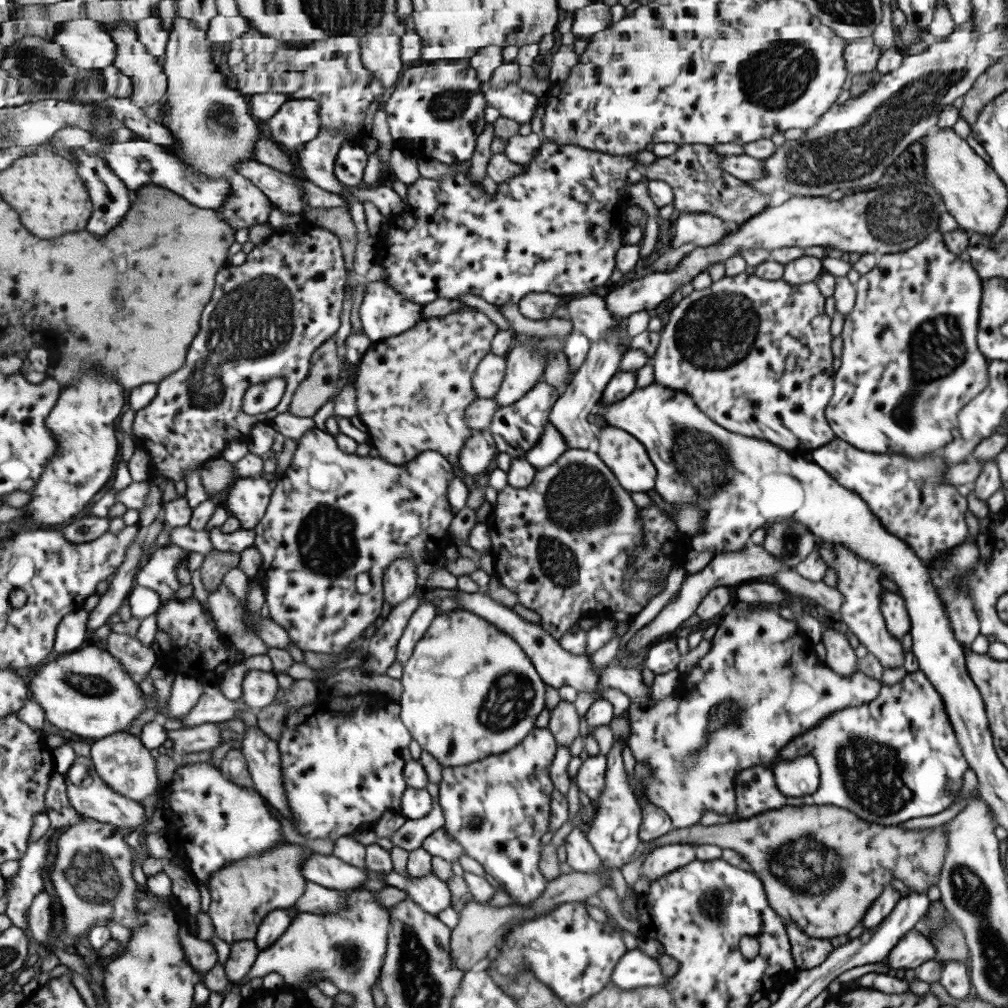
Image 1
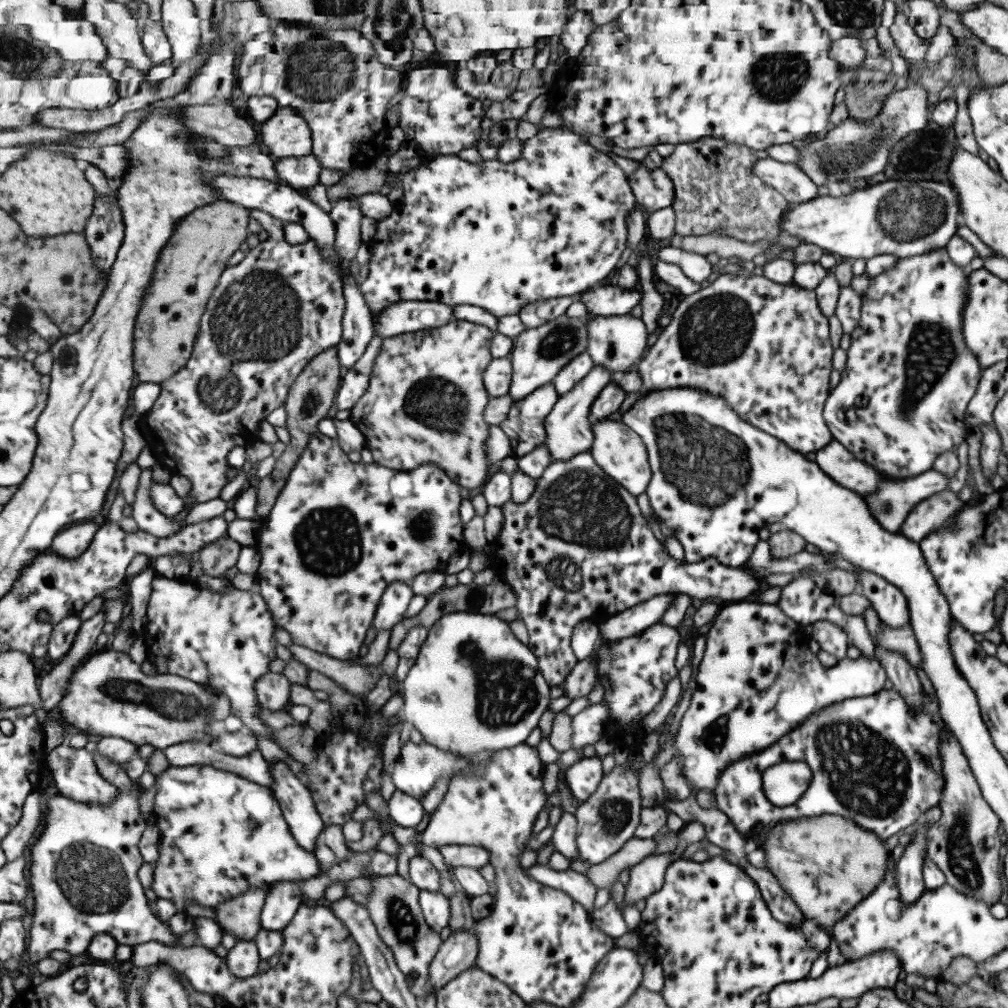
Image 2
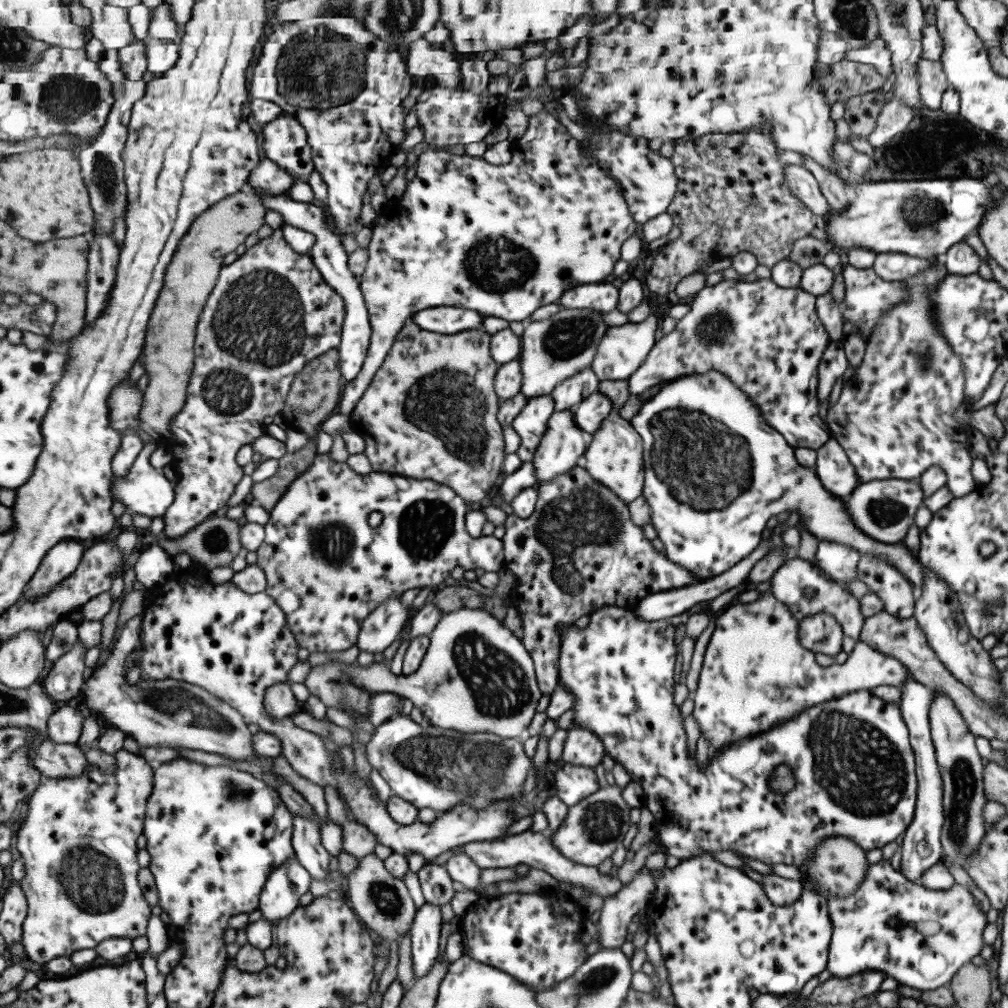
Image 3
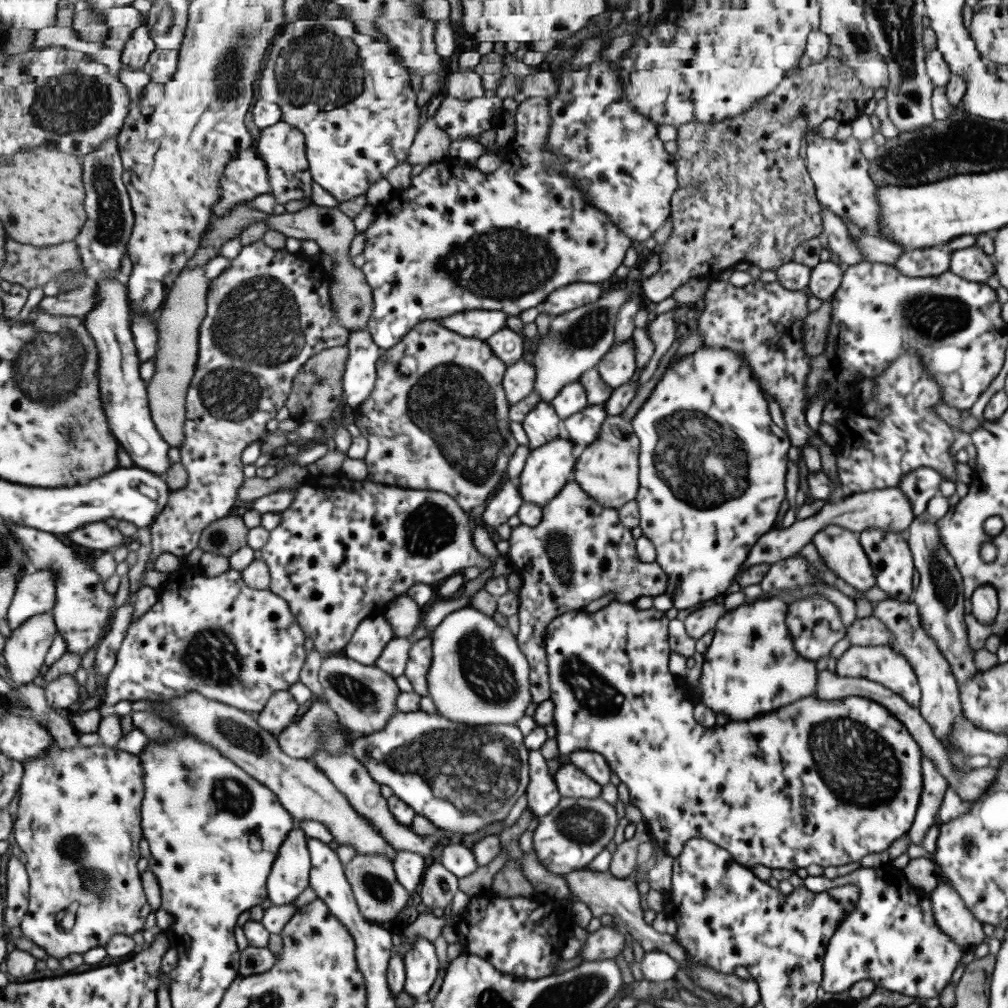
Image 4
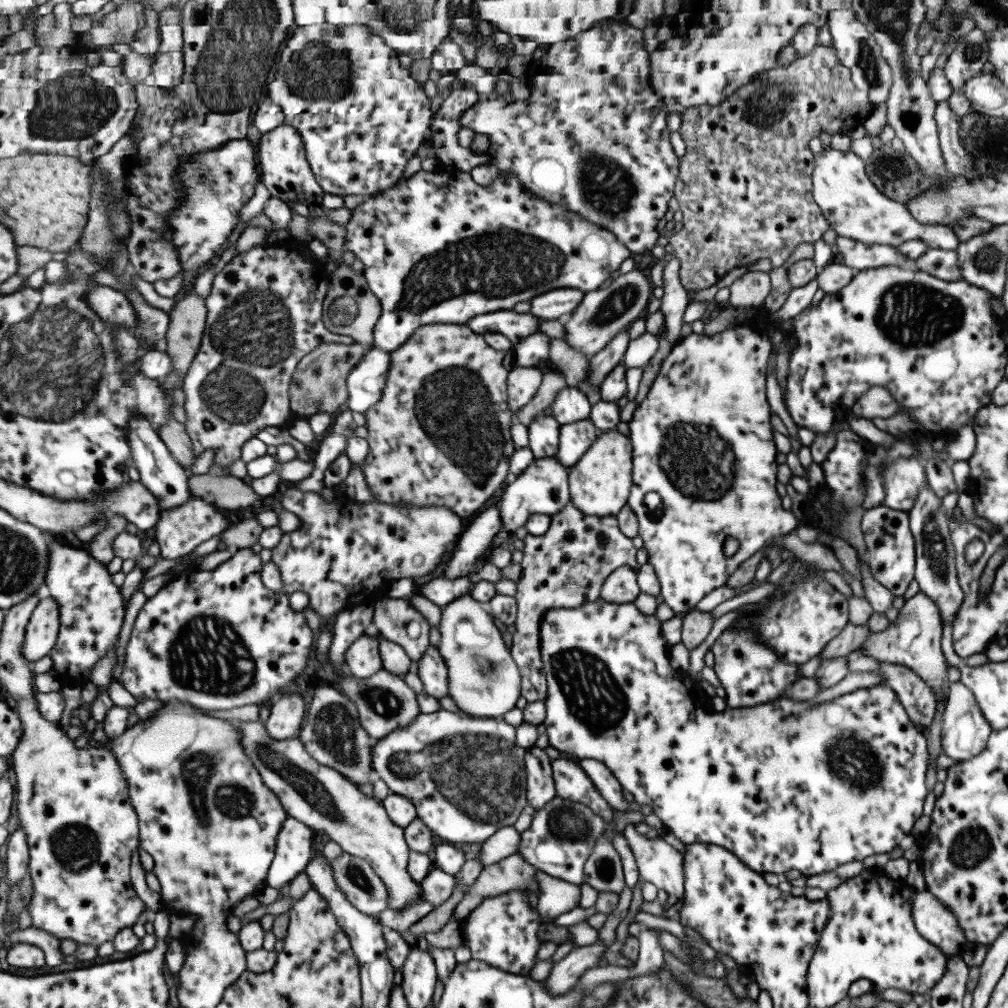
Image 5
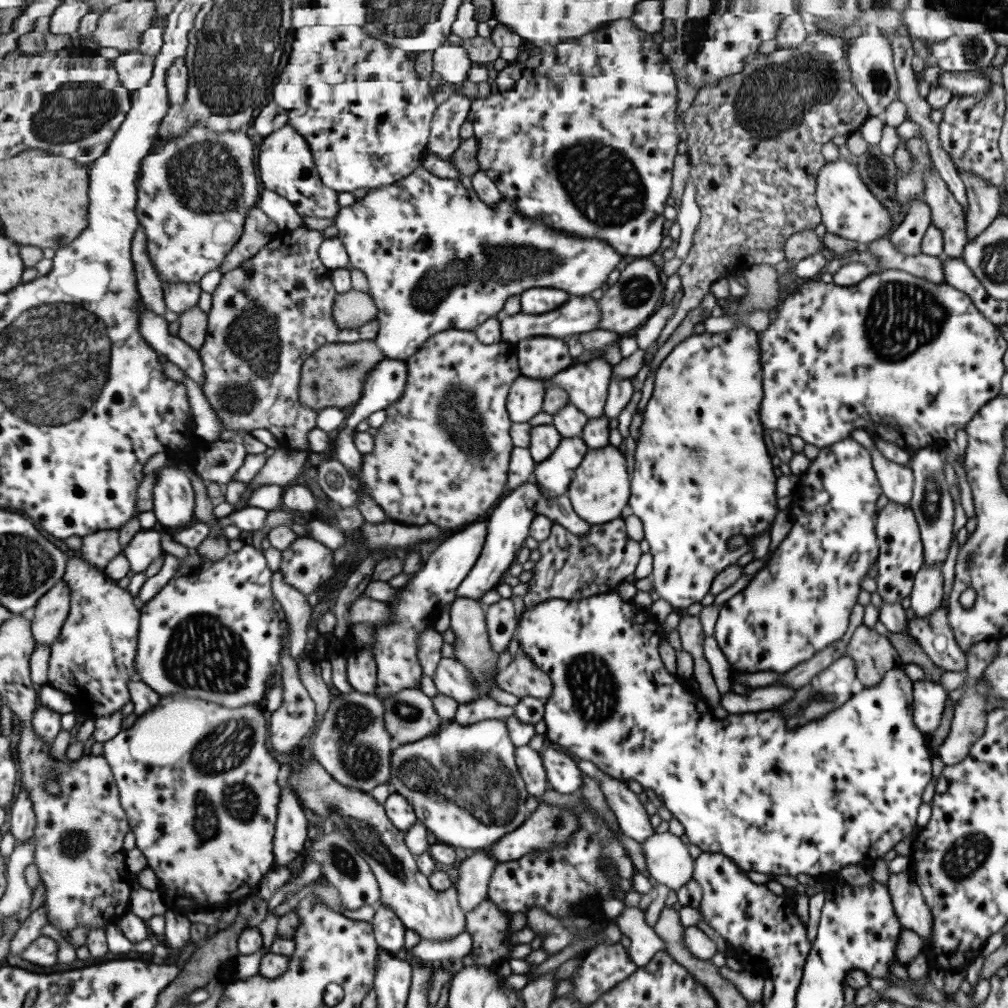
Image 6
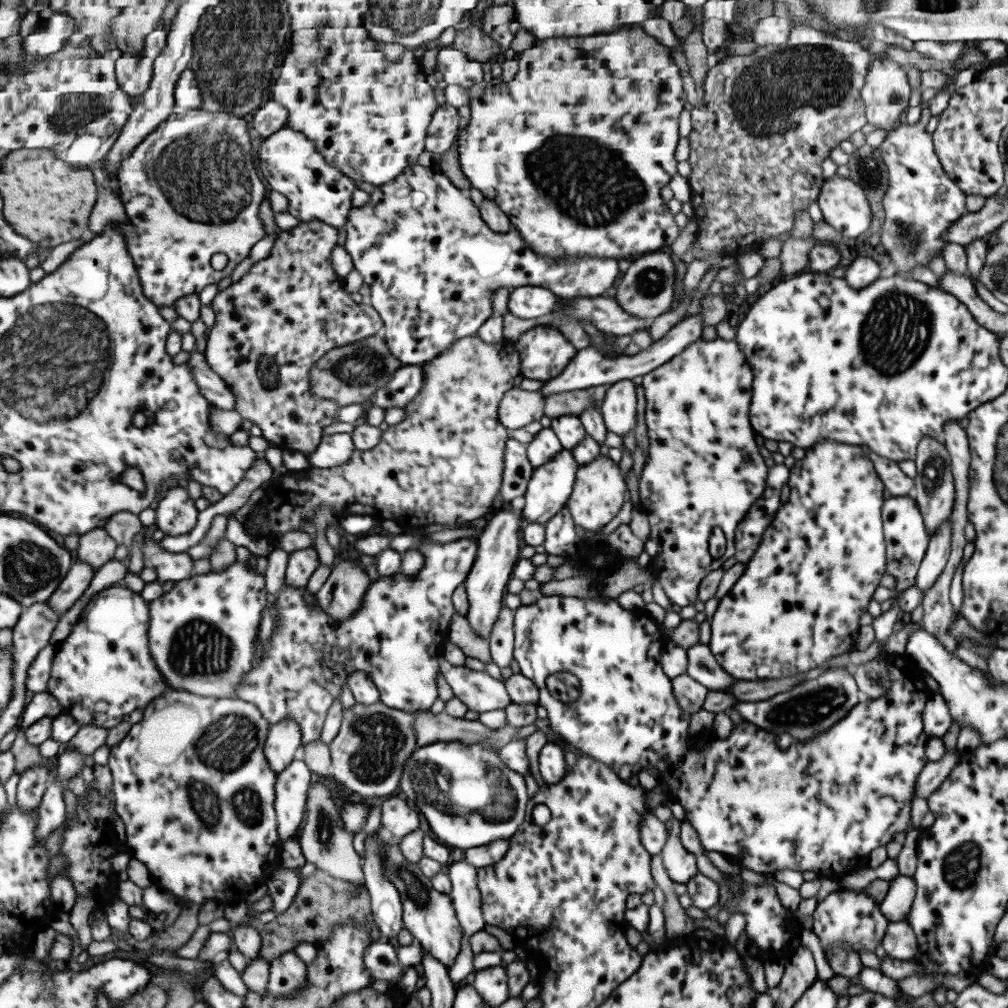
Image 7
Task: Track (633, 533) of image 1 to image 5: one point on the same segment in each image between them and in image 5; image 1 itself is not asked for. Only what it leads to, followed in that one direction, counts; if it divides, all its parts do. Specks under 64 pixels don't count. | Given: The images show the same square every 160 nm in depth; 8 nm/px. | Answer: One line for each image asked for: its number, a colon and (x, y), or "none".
2: (578, 548)
3: (578, 551)
4: (579, 552)
5: (566, 566)

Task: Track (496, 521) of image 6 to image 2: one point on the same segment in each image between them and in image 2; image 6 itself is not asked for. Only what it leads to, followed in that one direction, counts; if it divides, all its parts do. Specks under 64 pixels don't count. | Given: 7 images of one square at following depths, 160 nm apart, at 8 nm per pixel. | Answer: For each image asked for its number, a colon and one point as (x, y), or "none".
2: (568, 431)
3: (561, 448)
4: (547, 469)
5: (542, 489)

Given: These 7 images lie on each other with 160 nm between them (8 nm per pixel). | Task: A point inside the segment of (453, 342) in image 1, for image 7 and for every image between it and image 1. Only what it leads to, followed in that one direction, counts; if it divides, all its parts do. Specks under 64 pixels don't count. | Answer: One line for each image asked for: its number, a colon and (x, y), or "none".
2: (425, 405)
3: (431, 412)
4: (438, 418)
5: (441, 435)
6: (442, 456)
7: (443, 464)

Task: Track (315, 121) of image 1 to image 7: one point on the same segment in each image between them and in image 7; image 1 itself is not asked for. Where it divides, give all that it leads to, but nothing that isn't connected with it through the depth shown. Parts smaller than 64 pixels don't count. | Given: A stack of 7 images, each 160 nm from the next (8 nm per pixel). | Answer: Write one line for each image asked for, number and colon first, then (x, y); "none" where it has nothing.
2: (286, 134)
3: (285, 140)
4: (283, 146)
5: (287, 173)
6: (286, 161)
7: (317, 191)

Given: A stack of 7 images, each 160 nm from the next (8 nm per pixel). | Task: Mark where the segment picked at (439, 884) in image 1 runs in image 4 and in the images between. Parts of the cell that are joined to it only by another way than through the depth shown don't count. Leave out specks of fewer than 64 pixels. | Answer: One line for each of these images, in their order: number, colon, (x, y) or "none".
2: (437, 909)
3: (426, 933)
4: (422, 964)

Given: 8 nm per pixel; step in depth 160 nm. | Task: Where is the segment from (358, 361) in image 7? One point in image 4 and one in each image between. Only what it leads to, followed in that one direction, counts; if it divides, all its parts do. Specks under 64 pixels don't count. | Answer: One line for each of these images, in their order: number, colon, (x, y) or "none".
4: (318, 389)
5: (320, 384)
6: (334, 376)

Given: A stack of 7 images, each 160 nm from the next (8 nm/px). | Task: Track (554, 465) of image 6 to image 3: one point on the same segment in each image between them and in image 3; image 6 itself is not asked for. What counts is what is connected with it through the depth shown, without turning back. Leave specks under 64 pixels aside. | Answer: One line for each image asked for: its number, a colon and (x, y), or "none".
3: (588, 414)
4: (581, 428)
5: (575, 438)

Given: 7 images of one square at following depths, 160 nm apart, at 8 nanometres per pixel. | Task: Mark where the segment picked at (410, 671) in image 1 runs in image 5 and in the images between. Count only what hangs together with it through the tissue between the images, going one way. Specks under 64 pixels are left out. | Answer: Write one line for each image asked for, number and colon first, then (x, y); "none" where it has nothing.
2: (472, 668)
3: (476, 676)
4: (479, 676)
5: (484, 678)

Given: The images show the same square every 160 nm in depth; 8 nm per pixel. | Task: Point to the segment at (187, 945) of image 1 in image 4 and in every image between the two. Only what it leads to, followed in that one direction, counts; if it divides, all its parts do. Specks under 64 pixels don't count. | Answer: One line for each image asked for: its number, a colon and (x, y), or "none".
2: (85, 858)
3: (78, 841)
4: (79, 822)

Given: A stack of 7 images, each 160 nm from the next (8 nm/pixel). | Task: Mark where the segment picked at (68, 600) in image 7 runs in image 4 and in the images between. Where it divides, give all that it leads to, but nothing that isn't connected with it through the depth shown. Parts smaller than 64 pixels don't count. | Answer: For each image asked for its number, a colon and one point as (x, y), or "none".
4: (25, 652)
5: (42, 632)
6: (48, 617)

